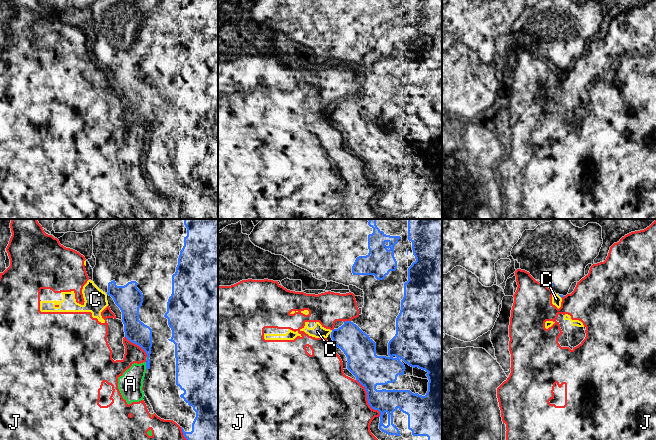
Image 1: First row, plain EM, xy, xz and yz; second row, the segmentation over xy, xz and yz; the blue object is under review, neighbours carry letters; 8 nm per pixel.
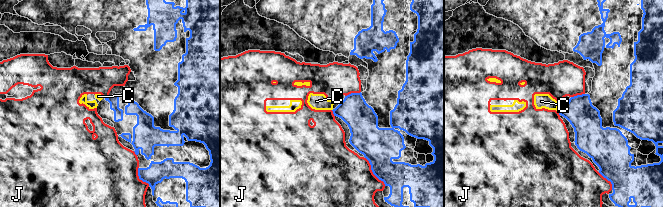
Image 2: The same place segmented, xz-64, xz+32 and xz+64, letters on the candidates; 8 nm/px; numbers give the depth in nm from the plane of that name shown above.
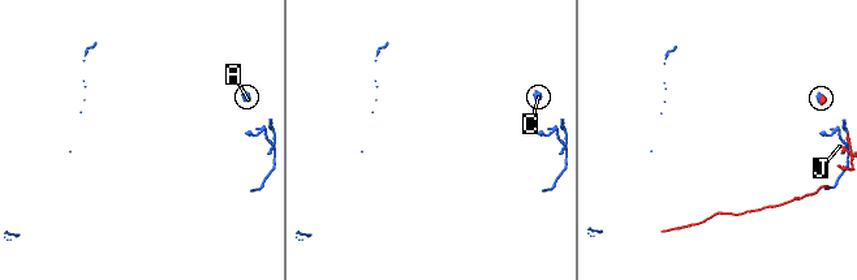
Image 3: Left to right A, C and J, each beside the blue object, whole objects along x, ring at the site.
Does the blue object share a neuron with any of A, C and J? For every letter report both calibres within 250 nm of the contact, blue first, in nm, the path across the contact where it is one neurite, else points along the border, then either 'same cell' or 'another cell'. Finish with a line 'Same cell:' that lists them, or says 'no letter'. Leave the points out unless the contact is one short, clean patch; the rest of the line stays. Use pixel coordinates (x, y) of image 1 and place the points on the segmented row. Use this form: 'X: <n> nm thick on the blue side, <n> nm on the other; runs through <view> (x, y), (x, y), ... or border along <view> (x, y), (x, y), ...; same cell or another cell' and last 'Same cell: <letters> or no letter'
A: 170 nm thick on the blue side, 200 nm on the other; another cell
C: 240 nm thick on the blue side, 100 nm on the other; border along xz (332, 330), (330, 332); another cell
J: 260 nm thick on the blue side, 500 nm on the other; another cell
Same cell: no letter

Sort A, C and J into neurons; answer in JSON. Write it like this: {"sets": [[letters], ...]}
{"sets": [["A", "C", "J"]]}

